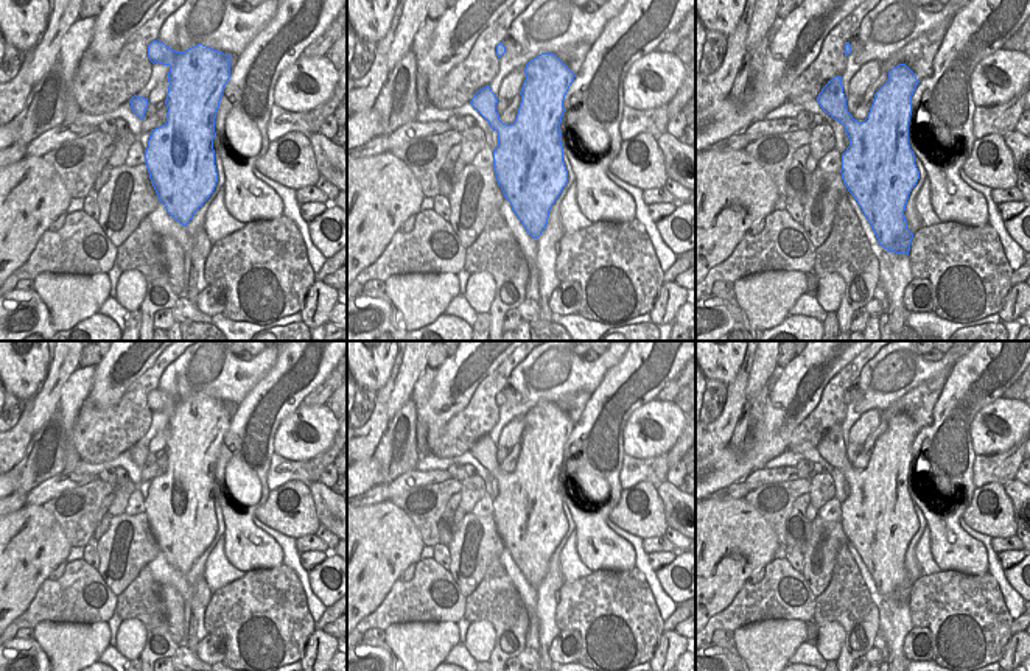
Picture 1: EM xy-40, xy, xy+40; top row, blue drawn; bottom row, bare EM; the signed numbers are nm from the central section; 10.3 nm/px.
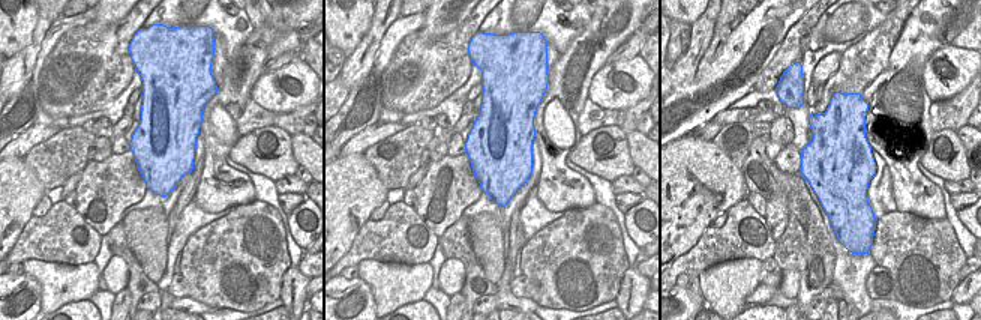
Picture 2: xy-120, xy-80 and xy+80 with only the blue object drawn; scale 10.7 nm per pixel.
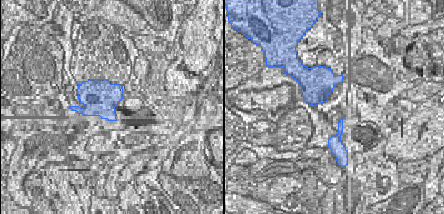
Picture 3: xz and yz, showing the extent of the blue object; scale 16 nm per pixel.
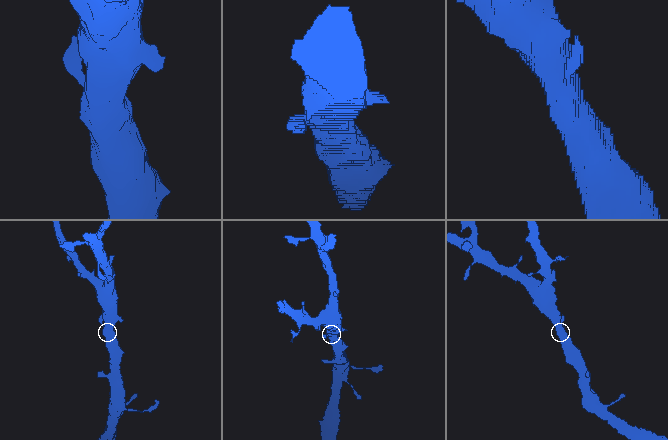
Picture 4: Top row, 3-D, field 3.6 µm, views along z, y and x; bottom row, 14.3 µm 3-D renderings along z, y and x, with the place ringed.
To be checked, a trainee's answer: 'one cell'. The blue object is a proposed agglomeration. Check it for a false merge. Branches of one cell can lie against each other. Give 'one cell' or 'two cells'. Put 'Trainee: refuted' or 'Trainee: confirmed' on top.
Trainee: confirmed
one cell

